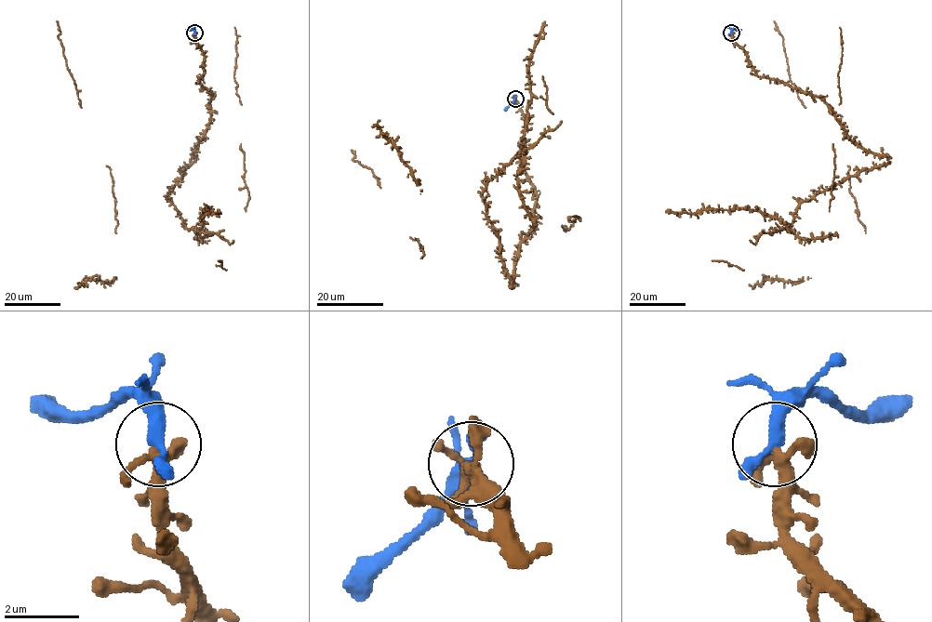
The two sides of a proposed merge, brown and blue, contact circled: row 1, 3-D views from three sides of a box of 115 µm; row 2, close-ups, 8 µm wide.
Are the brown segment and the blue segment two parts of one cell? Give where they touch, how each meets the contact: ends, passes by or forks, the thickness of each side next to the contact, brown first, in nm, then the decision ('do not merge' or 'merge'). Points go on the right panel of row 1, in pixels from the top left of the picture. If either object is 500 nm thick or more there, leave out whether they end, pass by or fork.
(731, 33) | brown forks | blue ends | 220/460 nm | merge

